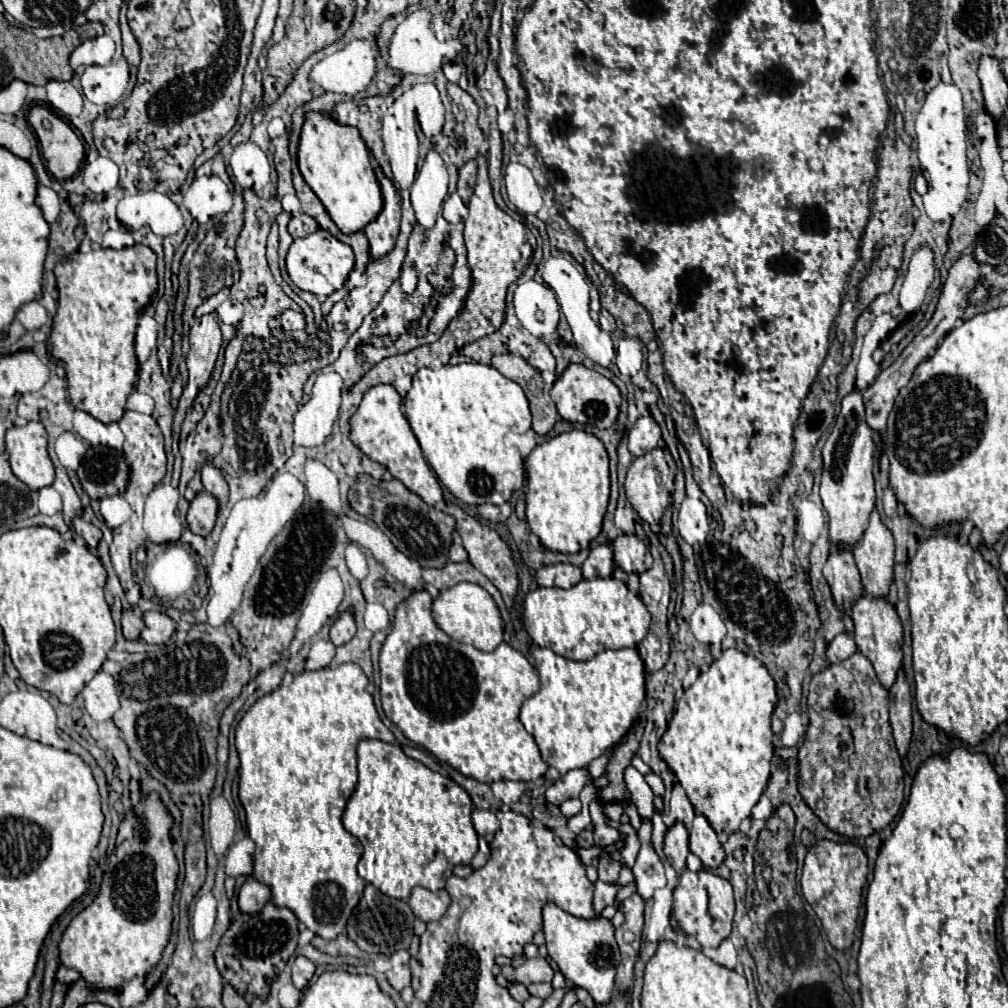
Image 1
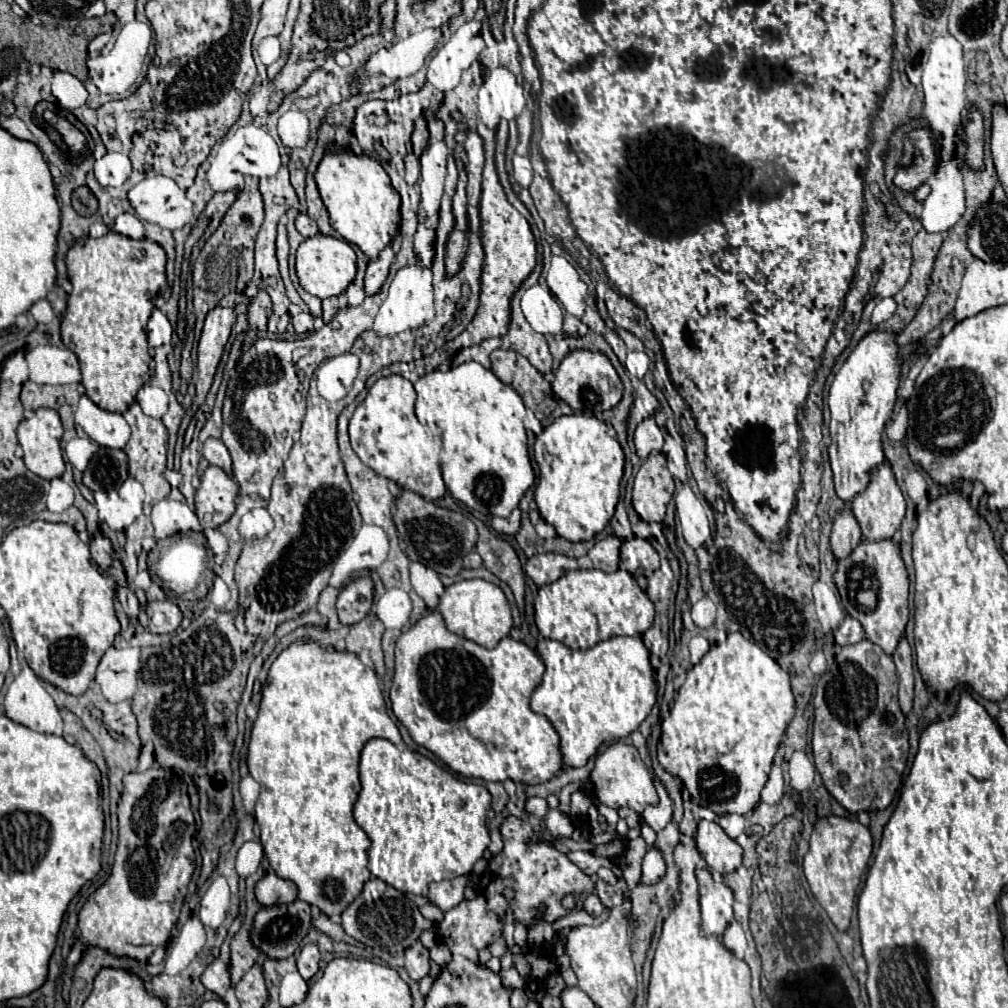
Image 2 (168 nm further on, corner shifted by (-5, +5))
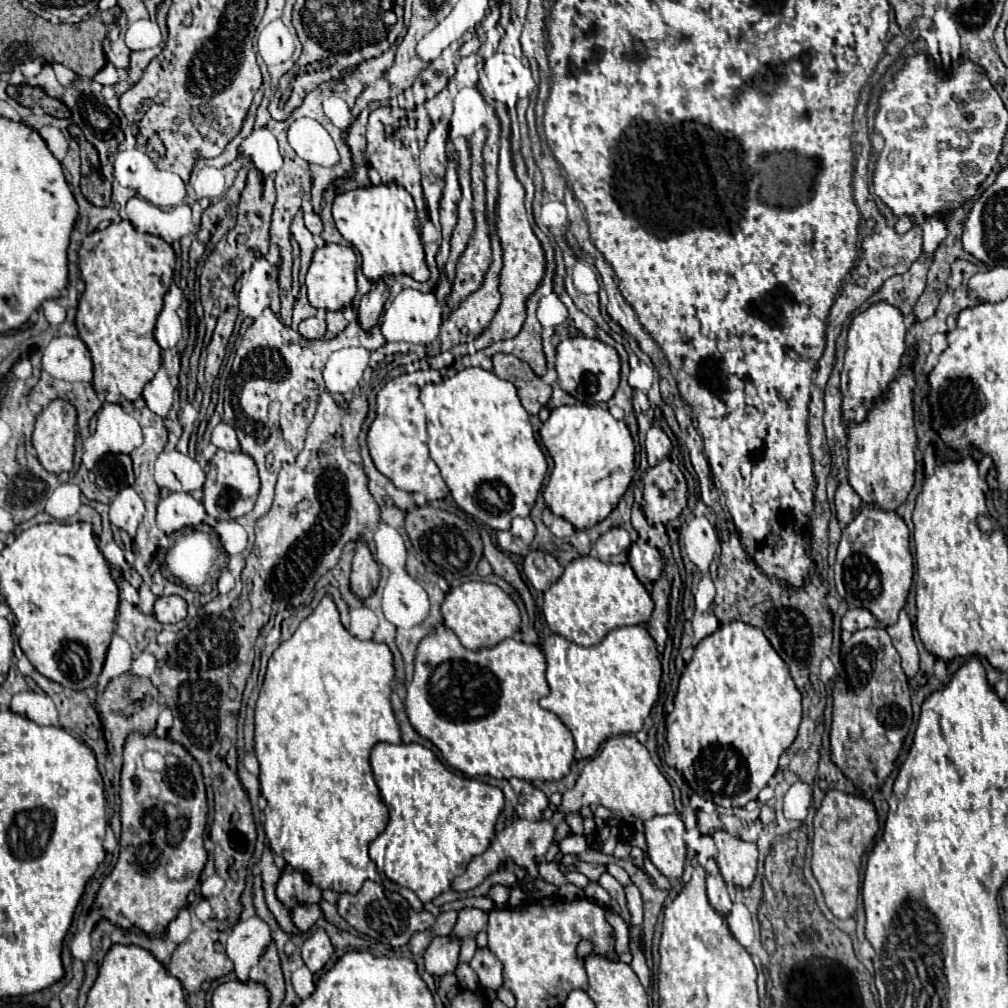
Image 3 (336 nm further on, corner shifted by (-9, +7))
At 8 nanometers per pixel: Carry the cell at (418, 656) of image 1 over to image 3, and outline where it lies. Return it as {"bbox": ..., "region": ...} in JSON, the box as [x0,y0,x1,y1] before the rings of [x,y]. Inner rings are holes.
{"bbox":[406,626,576,782],"region":[[[440,626],[430,632],[416,650],[416,670],[408,686],[406,714],[414,730],[428,738],[454,770],[460,770],[470,778],[490,776],[508,780],[516,776],[528,782],[558,782],[570,772],[576,744],[562,720],[538,704],[538,700],[550,692],[544,672],[546,658],[534,644],[506,638],[494,648],[472,652],[460,644],[450,628]]]}

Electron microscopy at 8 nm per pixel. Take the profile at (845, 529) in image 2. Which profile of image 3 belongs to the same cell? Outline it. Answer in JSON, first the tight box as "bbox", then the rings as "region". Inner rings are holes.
{"bbox":[834,482,862,526],"region":[[[840,482],[836,488],[834,504],[836,504],[836,516],[838,516],[840,526],[846,526],[846,522],[850,522],[850,518],[854,518],[854,510],[858,510],[862,500],[848,482]]]}

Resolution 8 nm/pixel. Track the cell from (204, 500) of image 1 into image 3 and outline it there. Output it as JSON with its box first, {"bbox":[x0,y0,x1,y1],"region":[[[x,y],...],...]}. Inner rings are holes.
{"bbox":[202,450,260,520],"region":[[[218,450],[214,454],[214,458],[210,460],[210,468],[206,472],[202,504],[204,504],[206,512],[210,516],[214,516],[216,520],[240,518],[254,508],[258,490],[260,490],[260,478],[258,478],[258,468],[256,468],[254,460],[248,454],[244,454],[242,450],[234,450],[234,452]]]}

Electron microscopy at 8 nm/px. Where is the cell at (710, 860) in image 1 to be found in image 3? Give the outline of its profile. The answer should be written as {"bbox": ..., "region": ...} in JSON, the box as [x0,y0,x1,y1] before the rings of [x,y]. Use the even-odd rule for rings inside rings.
{"bbox":[712,830,758,890],"region":[[[724,830],[714,832],[712,838],[718,846],[716,862],[720,866],[724,882],[748,890],[756,876],[756,864],[758,864],[756,844],[744,842]]]}

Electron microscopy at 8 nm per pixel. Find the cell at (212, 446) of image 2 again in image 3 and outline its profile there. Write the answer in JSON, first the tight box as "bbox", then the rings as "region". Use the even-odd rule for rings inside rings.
{"bbox":[212,422,240,450],"region":[[[220,422],[220,424],[214,428],[214,432],[212,432],[212,444],[214,444],[216,448],[222,448],[222,450],[238,450],[238,448],[240,448],[234,428],[228,426],[226,422]]]}

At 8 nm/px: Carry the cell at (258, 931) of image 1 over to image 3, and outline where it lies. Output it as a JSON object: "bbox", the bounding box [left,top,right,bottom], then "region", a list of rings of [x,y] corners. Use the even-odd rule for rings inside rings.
{"bbox":[292,904,322,932],"region":[[[318,904],[296,906],[296,908],[292,910],[292,918],[294,918],[294,922],[296,922],[296,926],[298,926],[300,932],[308,932],[308,930],[316,924],[316,920],[318,920],[320,916],[322,916],[322,910],[320,910]]]}

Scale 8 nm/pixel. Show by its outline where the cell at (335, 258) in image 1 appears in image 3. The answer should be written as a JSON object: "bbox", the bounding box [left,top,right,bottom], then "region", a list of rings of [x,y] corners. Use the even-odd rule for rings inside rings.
{"bbox":[306,244,358,312],"region":[[[326,244],[324,248],[318,248],[314,252],[310,270],[306,274],[308,302],[314,308],[326,310],[326,312],[344,310],[356,294],[356,268],[358,268],[358,258],[352,248],[340,246],[340,244]]]}

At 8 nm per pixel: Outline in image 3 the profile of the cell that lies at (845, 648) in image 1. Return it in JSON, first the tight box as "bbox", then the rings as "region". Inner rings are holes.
{"bbox":[842,608,878,632],"region":[[[852,608],[842,616],[842,628],[848,632],[870,628],[870,626],[878,626],[878,622],[866,608]]]}

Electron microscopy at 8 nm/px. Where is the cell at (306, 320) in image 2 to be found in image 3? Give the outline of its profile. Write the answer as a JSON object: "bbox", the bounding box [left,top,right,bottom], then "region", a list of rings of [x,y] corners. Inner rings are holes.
{"bbox":[298,316,326,340],"region":[[[312,316],[312,318],[306,318],[300,322],[300,330],[298,330],[304,338],[308,340],[318,340],[318,338],[324,338],[326,334],[326,322],[322,316]]]}

